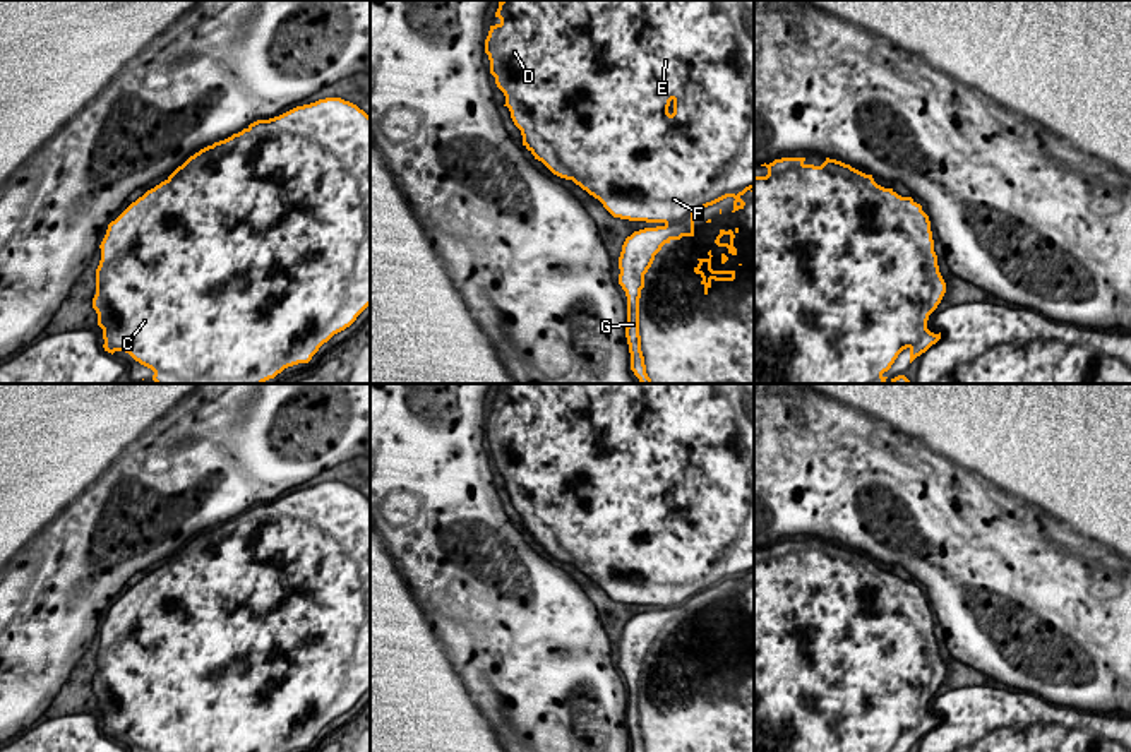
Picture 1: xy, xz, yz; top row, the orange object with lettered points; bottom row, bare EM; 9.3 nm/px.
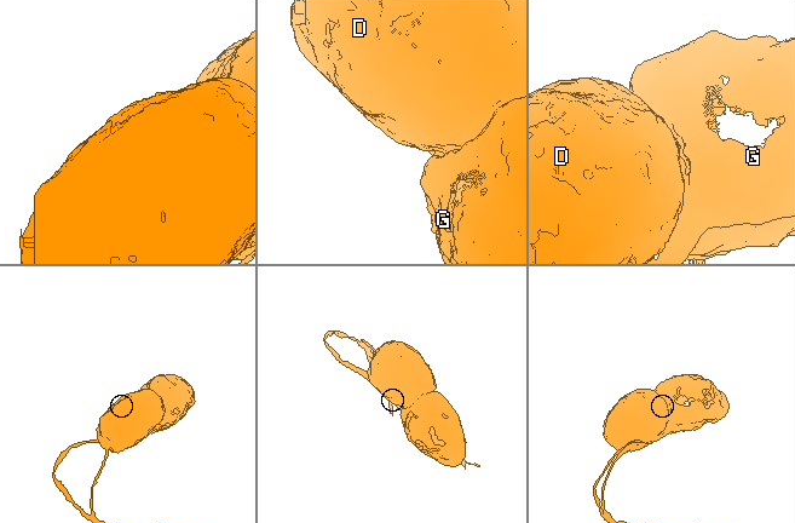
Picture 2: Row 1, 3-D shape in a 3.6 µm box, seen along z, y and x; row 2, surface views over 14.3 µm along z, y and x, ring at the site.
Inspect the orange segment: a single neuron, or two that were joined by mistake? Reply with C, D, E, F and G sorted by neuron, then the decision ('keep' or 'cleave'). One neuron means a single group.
C D E F / G; cleave

